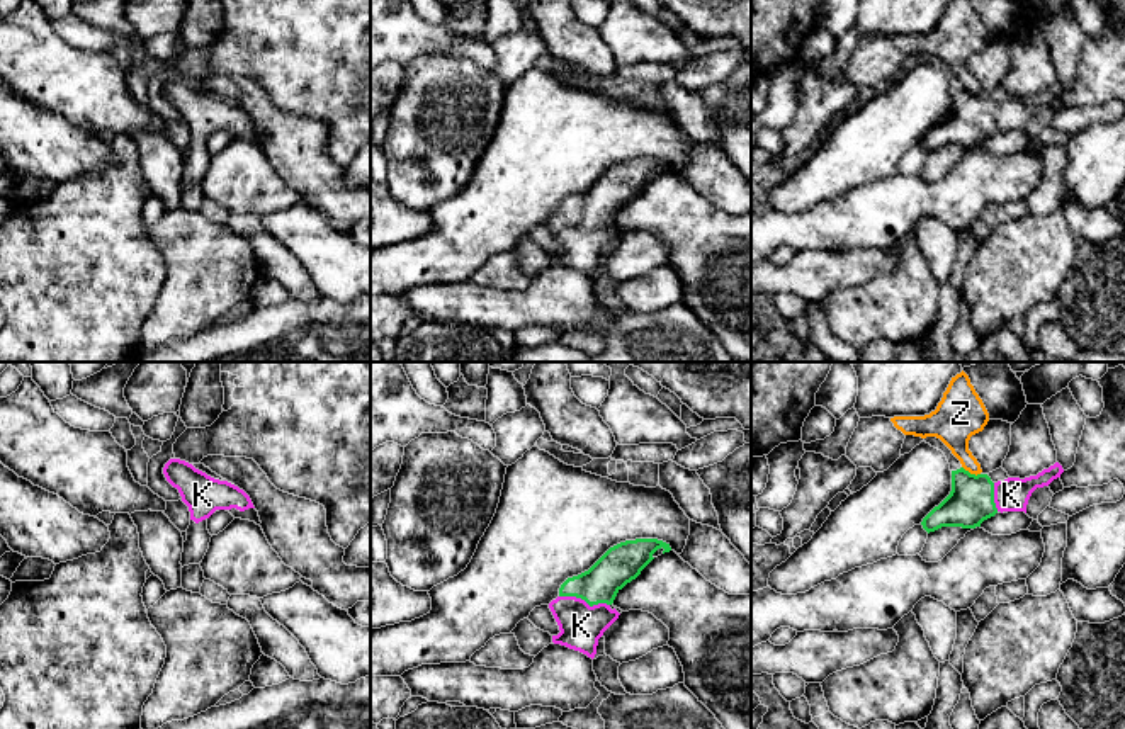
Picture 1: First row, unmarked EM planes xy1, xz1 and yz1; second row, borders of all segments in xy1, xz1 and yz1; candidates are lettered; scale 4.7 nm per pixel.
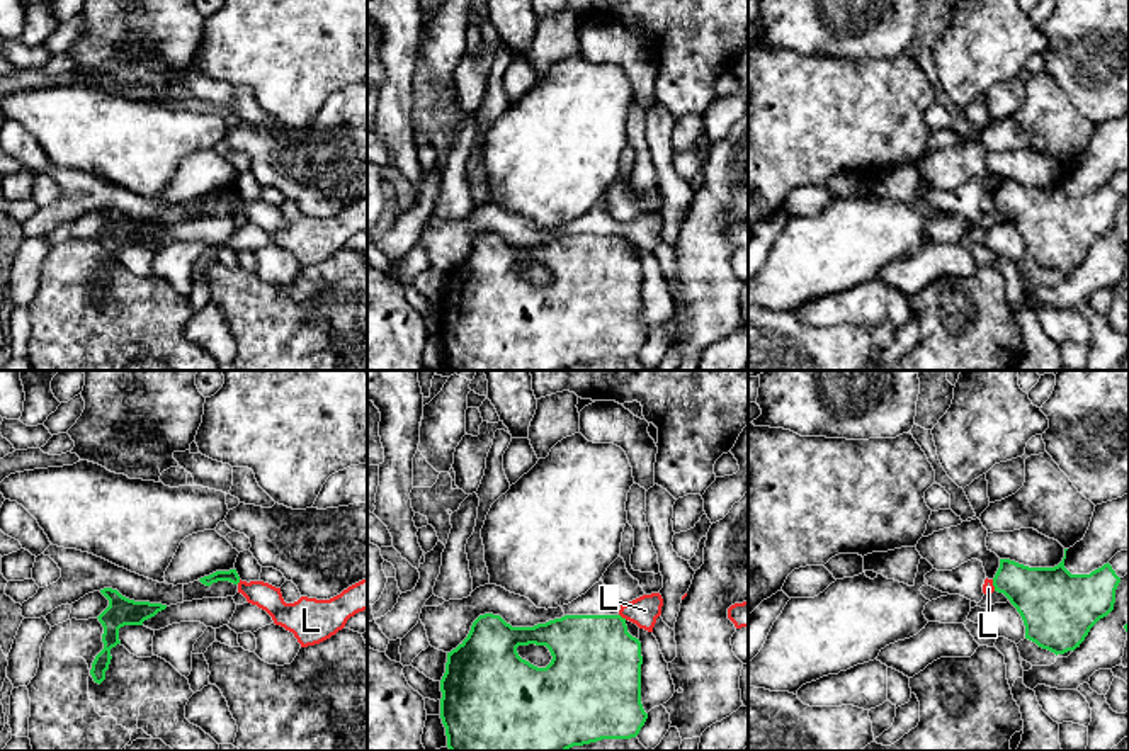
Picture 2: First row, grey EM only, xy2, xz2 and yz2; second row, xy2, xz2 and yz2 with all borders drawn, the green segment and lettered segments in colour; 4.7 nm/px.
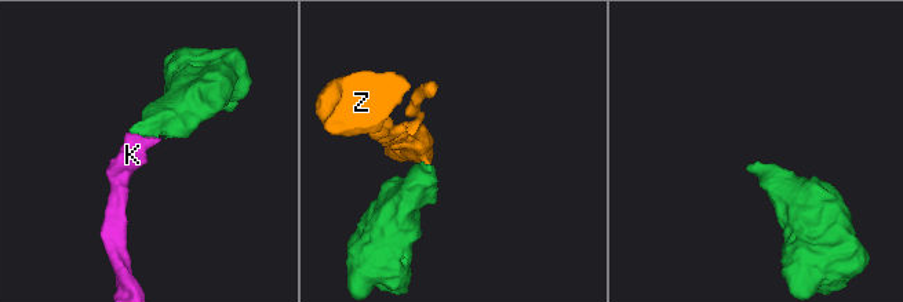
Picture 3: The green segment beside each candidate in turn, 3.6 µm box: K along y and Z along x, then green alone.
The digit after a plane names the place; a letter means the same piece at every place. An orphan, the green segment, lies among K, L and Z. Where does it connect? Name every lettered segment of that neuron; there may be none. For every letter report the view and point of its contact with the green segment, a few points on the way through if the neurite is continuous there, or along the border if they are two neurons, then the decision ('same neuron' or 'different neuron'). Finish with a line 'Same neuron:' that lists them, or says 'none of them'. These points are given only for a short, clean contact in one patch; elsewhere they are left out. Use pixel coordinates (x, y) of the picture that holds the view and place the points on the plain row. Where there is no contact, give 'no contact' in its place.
K: contact xz1 (585, 220); way xz1 (622, 182), (585, 220), (582, 245); same neuron
L: contact xz2 (621, 237); border xz2 (619, 233), (626, 238); different neuron
Z: contact yz1 (969, 92); border yz1 (962, 85), (979, 94); different neuron
Same neuron: K

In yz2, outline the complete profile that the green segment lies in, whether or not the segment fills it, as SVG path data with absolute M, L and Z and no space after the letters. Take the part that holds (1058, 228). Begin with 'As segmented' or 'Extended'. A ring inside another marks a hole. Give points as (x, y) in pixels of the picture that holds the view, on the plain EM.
As segmented. M1066 170L1063 180L1054 187L1029 187L1010 178L1000 178L1000 187L993 197L995 211L1003 212L1020 233L1025 245L1025 258L1056 275L1080 267L1090 248L1114 229L1115 209L1120 202L1109 182L1090 194L1071 194L1064 187Z

